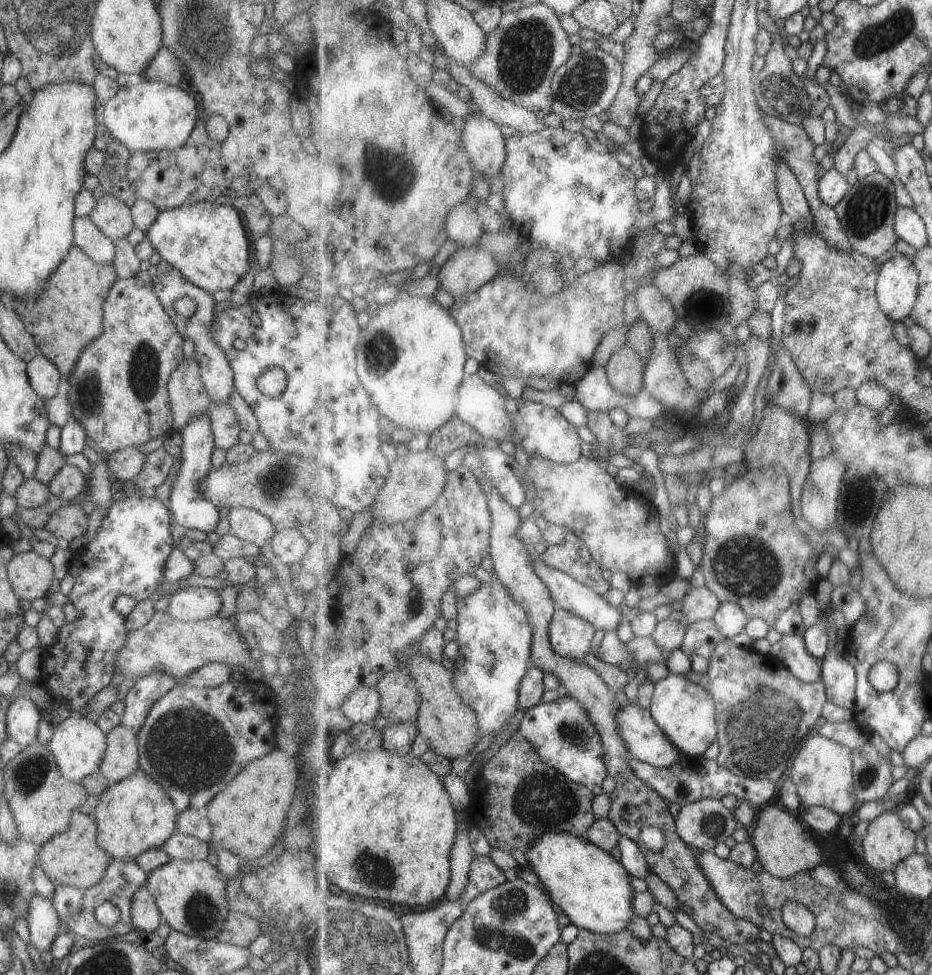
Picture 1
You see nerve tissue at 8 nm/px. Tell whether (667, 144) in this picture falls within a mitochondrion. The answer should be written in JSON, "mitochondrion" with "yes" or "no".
{"mitochondrion":"no"}

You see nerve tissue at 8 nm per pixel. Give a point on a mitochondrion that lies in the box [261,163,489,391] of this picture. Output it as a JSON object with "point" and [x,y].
{"point":[380,350]}

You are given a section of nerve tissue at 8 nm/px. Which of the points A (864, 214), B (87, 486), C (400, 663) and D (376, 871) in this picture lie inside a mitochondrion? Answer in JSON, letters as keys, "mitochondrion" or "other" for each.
{"A":"mitochondrion","B":"other","C":"other","D":"mitochondrion"}

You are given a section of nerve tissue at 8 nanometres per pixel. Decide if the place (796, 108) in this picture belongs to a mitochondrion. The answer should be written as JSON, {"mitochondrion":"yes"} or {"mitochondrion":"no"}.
{"mitochondrion":"no"}

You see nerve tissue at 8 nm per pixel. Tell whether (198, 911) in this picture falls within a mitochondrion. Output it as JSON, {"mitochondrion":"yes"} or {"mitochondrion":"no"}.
{"mitochondrion":"yes"}

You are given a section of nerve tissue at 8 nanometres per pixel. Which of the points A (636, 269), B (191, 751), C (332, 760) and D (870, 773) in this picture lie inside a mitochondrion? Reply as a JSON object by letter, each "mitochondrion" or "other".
{"A":"other","B":"mitochondrion","C":"other","D":"mitochondrion"}

